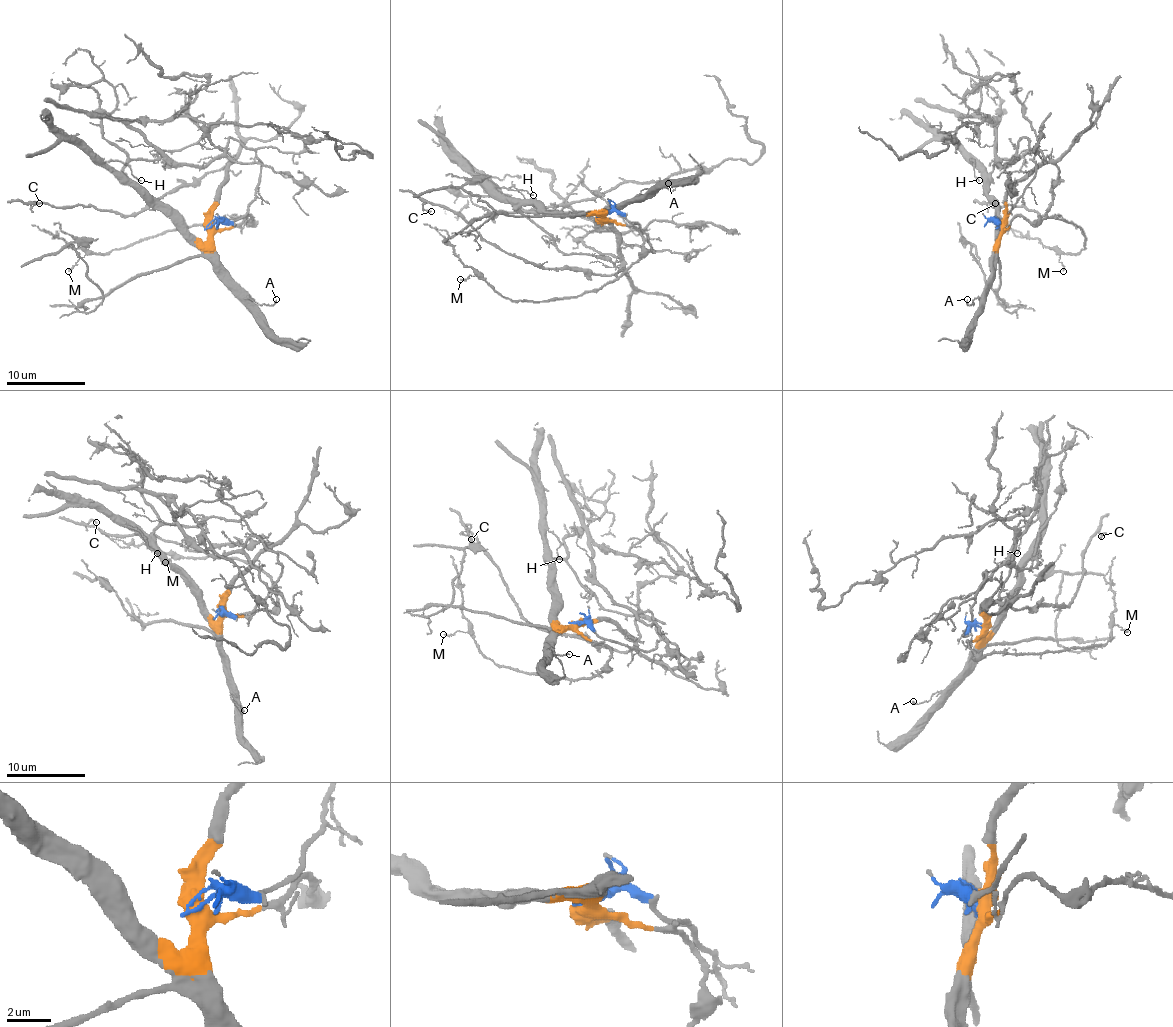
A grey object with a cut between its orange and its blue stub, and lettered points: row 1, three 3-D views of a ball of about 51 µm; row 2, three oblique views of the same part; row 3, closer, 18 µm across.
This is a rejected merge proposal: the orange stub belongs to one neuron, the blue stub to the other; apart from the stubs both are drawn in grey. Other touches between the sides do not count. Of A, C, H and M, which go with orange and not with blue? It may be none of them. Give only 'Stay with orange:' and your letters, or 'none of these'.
Stay with orange: A, C, H, M

